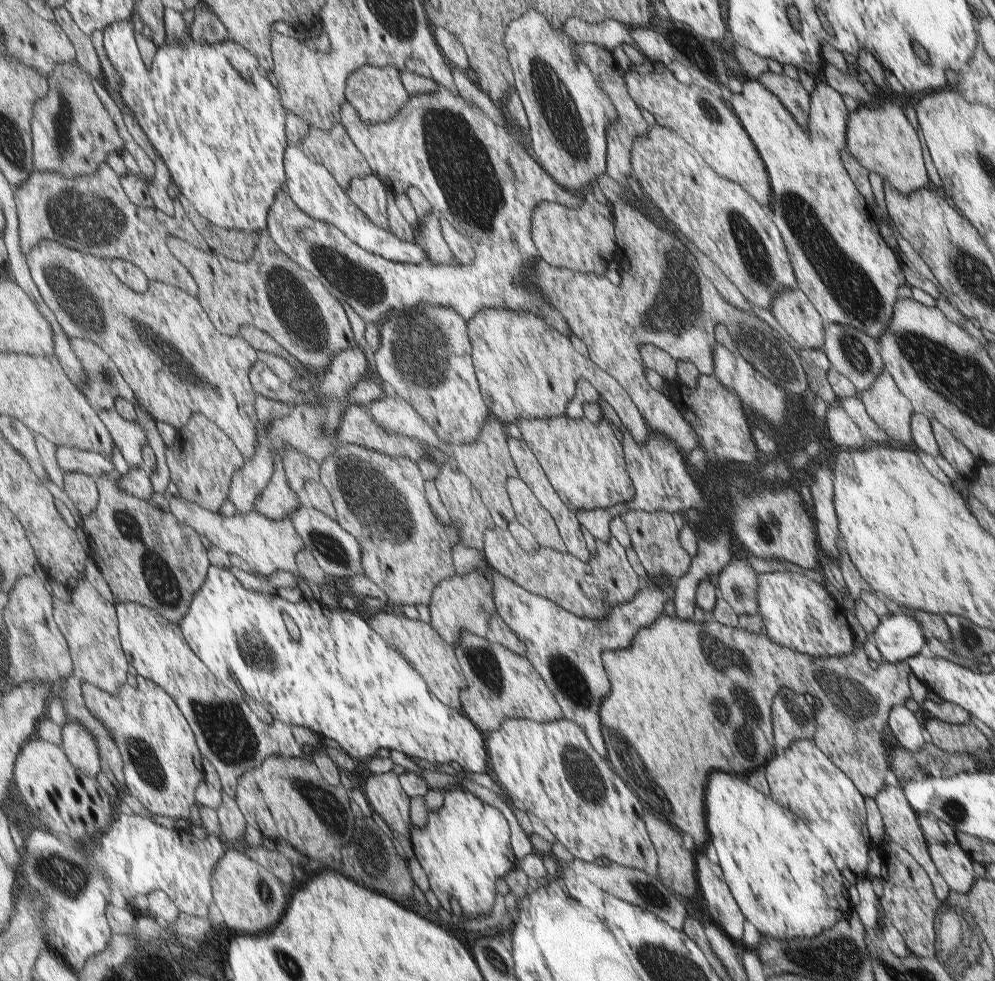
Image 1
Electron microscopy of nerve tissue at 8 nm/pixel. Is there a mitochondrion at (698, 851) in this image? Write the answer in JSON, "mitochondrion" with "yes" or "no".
{"mitochondrion":"no"}

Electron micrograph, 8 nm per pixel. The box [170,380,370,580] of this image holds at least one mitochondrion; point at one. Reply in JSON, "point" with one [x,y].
{"point":[329,548]}

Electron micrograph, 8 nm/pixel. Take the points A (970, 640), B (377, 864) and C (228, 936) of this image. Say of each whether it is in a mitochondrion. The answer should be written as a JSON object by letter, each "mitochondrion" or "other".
{"A":"mitochondrion","B":"mitochondrion","C":"other"}

